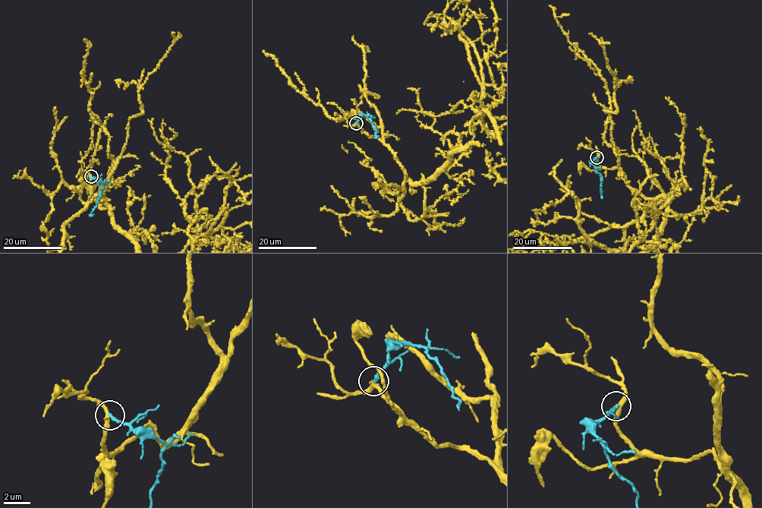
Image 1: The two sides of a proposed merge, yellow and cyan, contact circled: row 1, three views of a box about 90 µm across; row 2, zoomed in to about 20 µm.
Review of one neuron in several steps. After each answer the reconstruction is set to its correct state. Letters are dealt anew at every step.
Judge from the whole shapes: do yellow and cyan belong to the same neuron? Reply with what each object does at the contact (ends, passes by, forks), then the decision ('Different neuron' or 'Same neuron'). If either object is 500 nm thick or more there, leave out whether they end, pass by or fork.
At the ring yellow passes by. At the ring cyan ends. Different neuron

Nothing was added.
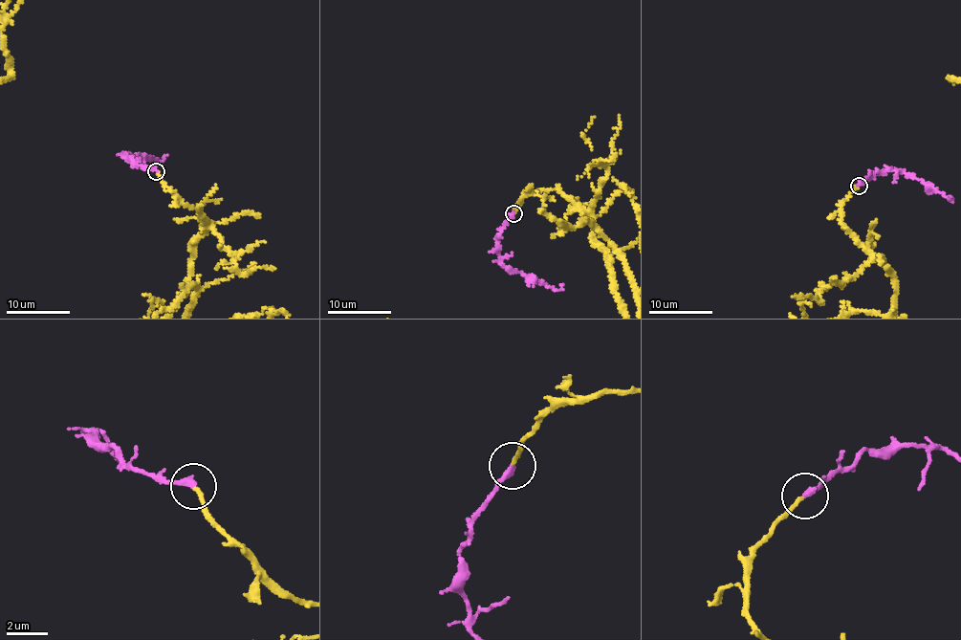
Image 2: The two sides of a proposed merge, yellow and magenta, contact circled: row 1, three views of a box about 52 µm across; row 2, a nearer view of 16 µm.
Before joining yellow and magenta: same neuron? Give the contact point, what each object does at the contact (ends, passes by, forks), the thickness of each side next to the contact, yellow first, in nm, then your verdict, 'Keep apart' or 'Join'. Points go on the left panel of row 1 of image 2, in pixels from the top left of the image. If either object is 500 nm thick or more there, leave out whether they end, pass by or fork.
Place: (156, 171). At the ring yellow ends. At the ring magenta ends. Thickness 220 nm (yellow) against 360 nm. Join

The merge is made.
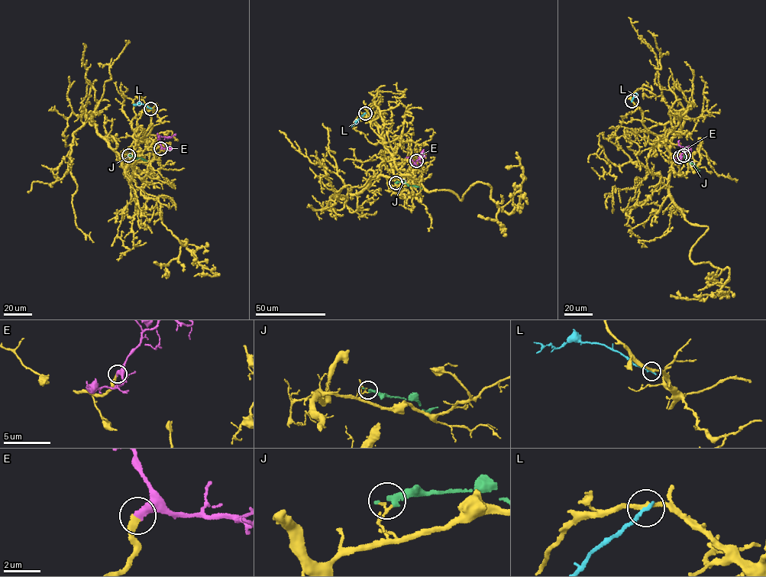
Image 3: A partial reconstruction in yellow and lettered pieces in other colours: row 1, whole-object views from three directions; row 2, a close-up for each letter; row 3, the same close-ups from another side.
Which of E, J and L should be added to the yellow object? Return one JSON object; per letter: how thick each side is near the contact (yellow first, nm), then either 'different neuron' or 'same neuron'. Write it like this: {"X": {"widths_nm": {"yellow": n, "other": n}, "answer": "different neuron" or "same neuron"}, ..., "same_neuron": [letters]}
{"E": {"widths_nm": {"yellow": 280, "other": 360}, "answer": "same neuron"}, "J": {"widths_nm": {"yellow": 130, "other": 340}, "answer": "different neuron"}, "L": {"widths_nm": {"yellow": 240, "other": 220}, "answer": "different neuron"}, "same_neuron": ["E"]}

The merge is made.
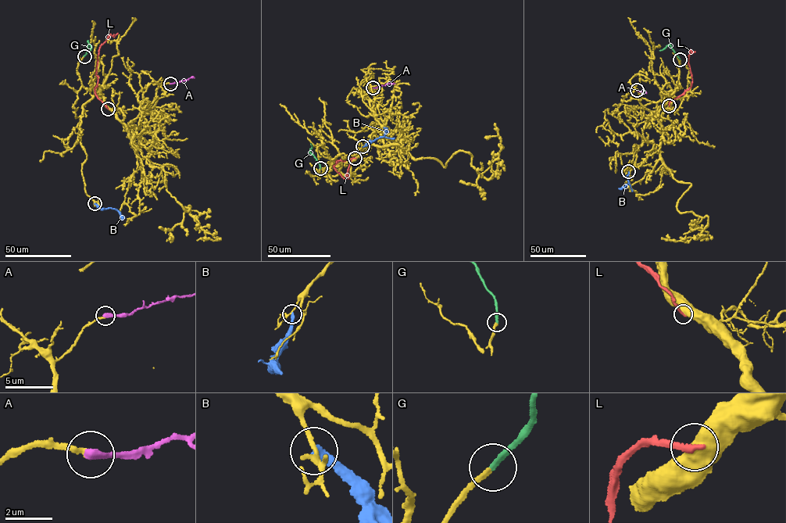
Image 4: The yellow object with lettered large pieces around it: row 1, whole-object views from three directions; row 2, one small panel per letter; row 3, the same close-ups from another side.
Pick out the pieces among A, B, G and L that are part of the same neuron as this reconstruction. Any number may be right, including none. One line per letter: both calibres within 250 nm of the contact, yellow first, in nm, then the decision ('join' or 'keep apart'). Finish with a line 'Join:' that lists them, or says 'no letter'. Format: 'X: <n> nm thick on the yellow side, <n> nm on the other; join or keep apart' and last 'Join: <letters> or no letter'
A: 200 nm thick on the yellow side, 360 nm on the other; join
B: 150 nm thick on the yellow side, 320 nm on the other; keep apart
G: 190 nm thick on the yellow side, 240 nm on the other; join
L: 750 nm thick on the yellow side, 280 nm on the other; keep apart
Join: A, G

